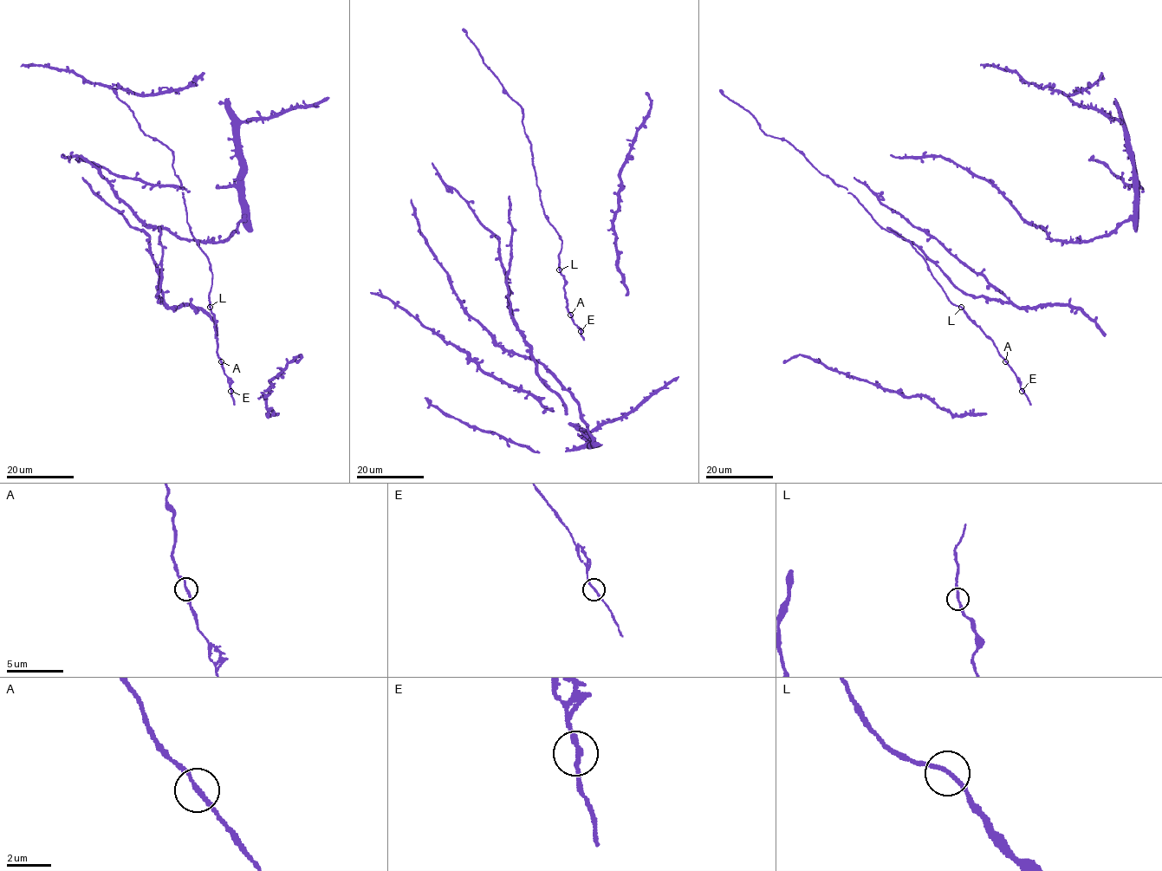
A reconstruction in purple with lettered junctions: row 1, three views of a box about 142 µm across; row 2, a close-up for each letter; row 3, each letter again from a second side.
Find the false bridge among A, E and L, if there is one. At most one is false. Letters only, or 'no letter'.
no letter

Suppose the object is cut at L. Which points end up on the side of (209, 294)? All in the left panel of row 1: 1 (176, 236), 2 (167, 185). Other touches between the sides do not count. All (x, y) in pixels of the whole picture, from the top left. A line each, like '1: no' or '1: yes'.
1: no
2: no

